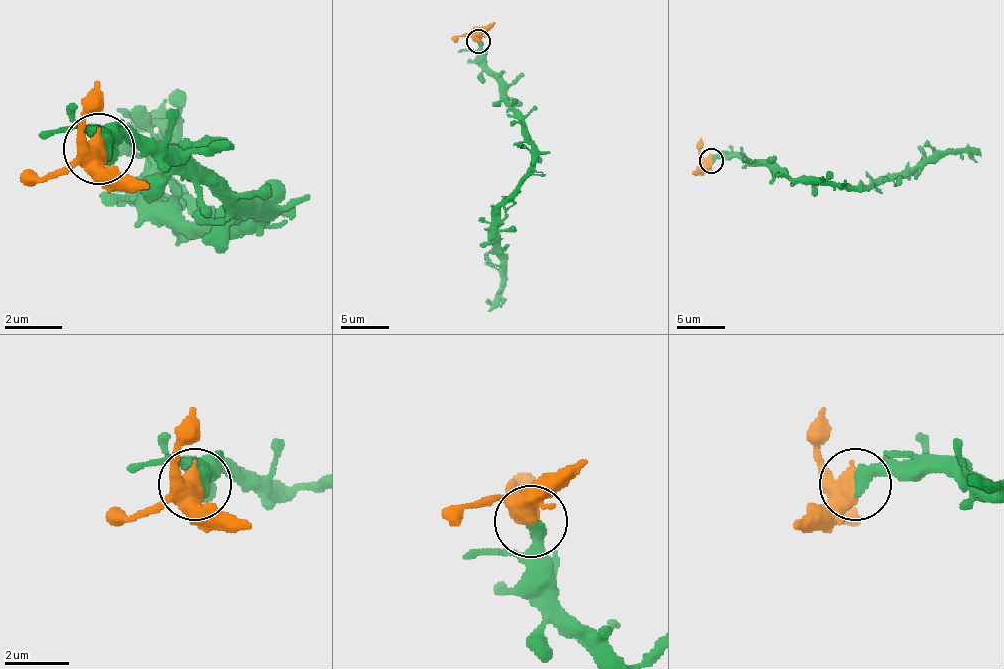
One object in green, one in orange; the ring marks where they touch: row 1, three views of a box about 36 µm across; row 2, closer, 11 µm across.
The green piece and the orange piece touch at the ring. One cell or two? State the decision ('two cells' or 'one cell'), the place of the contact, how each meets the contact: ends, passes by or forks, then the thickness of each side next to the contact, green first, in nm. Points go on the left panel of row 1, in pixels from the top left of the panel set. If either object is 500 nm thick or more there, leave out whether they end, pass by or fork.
one cell | (99, 149) | green ends | orange passes by | 480/460 nm

